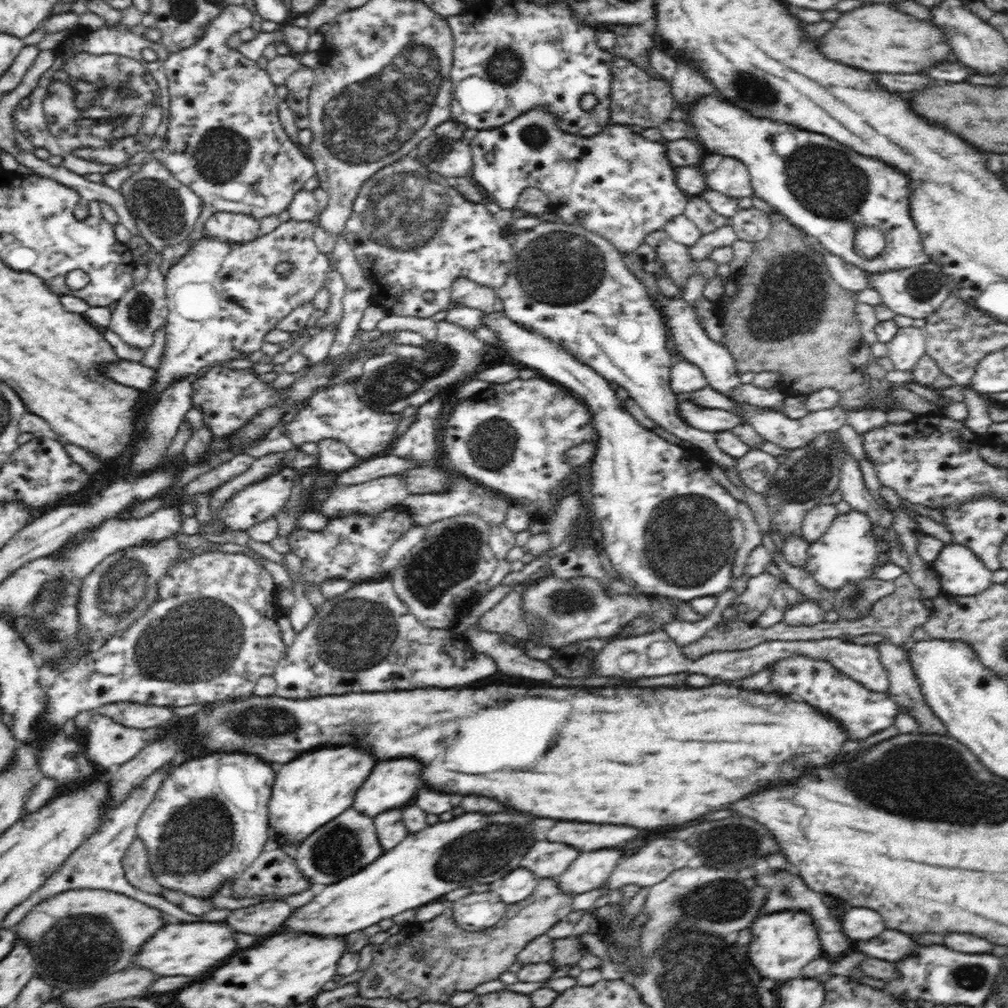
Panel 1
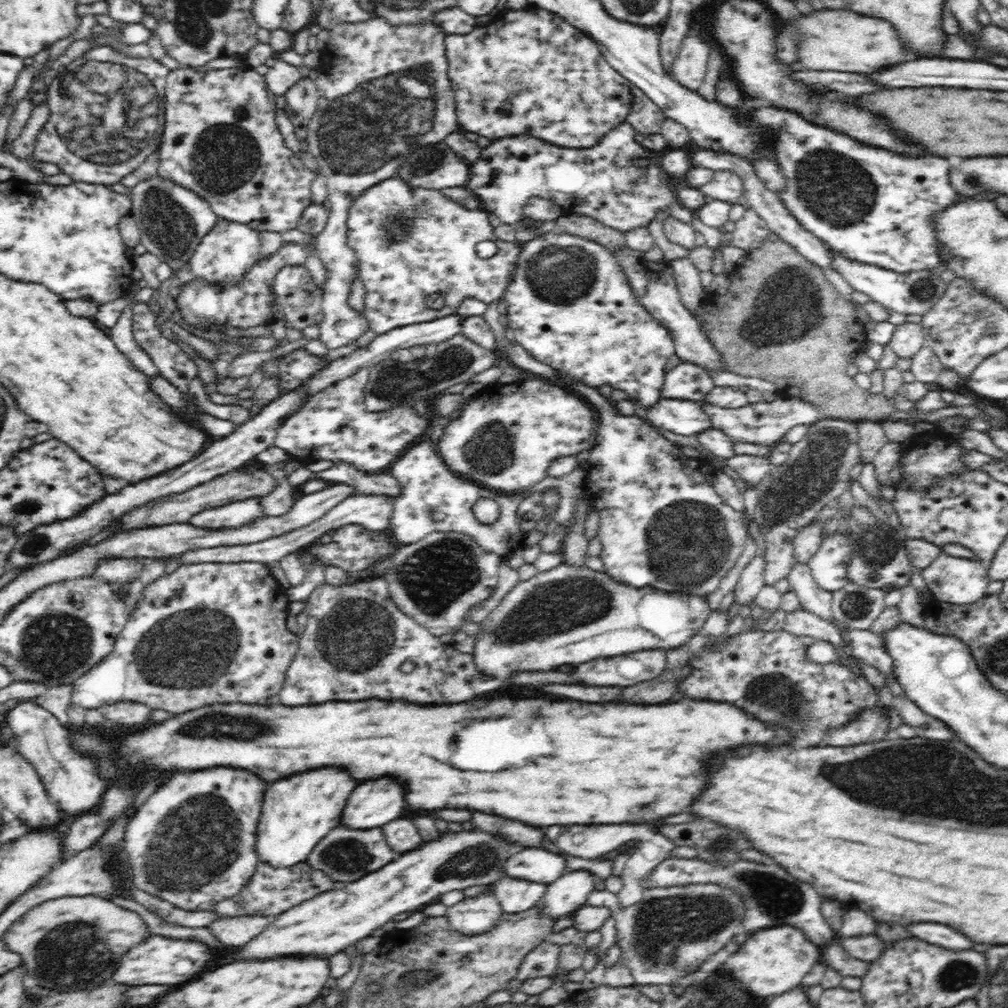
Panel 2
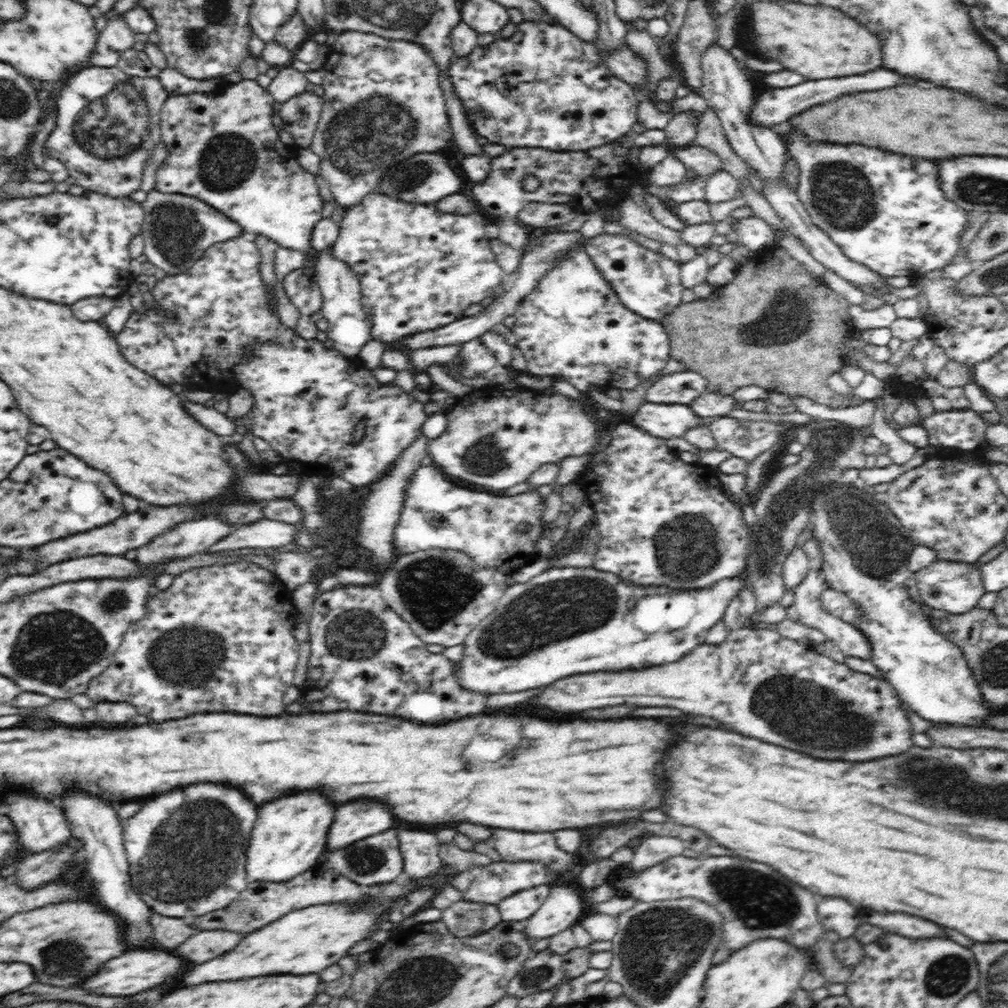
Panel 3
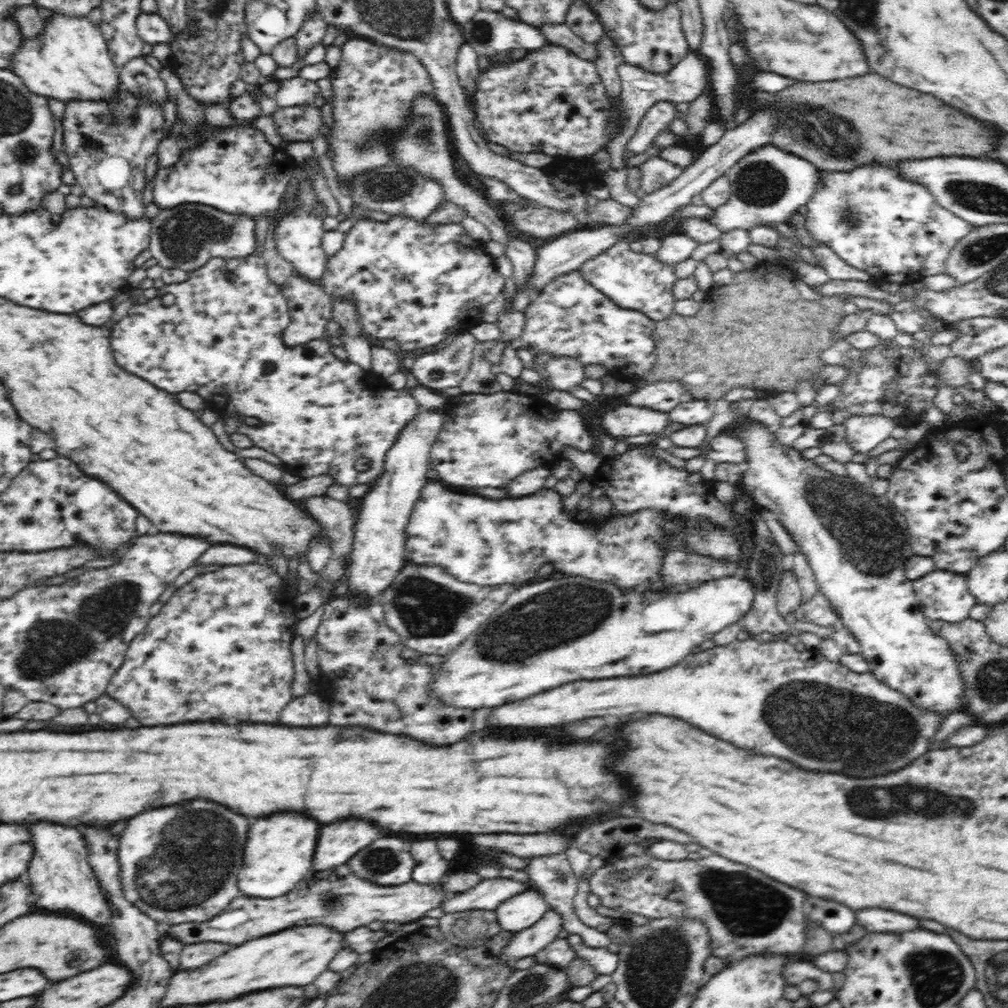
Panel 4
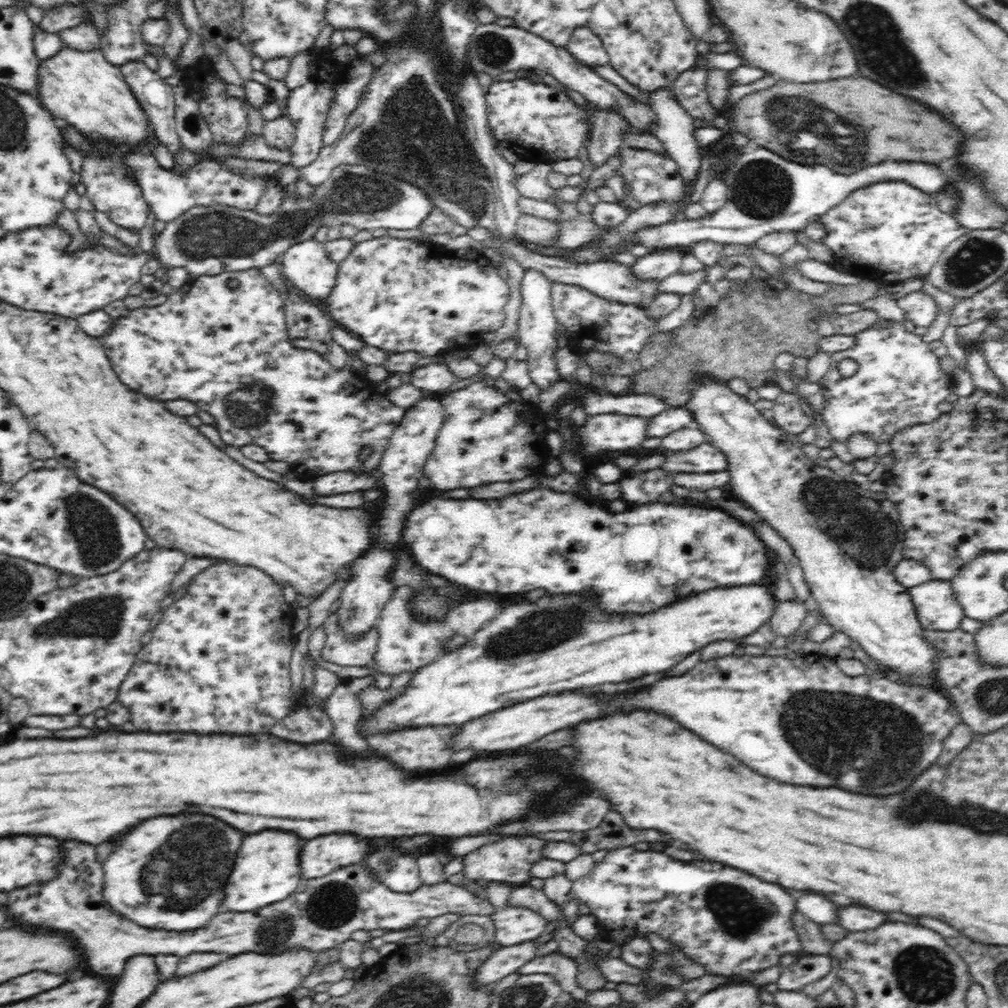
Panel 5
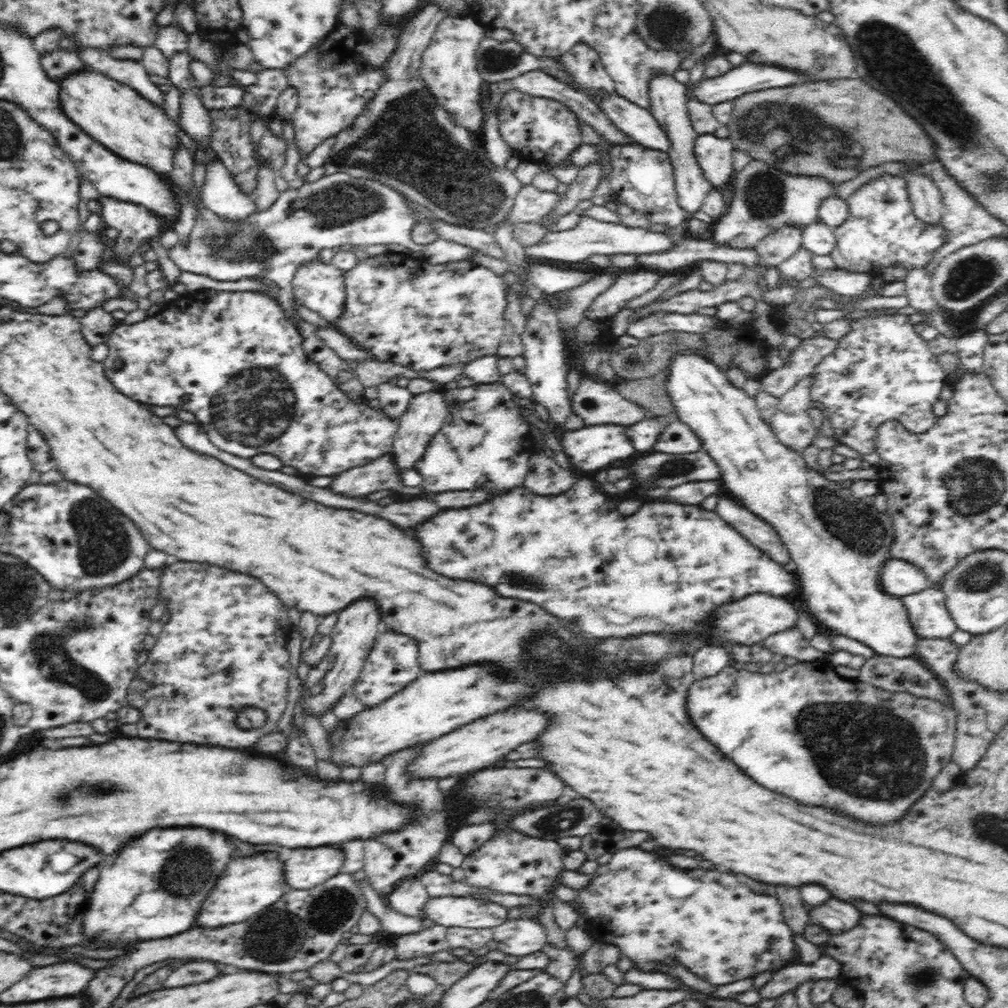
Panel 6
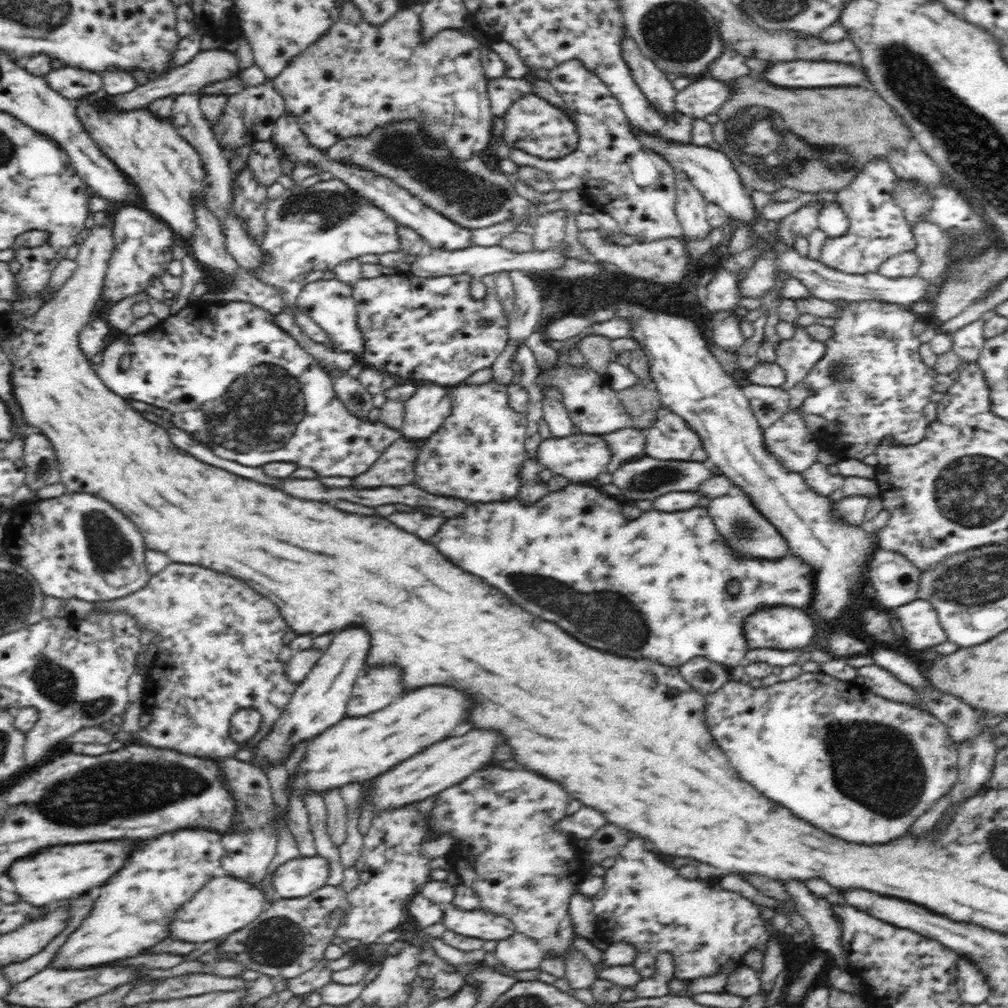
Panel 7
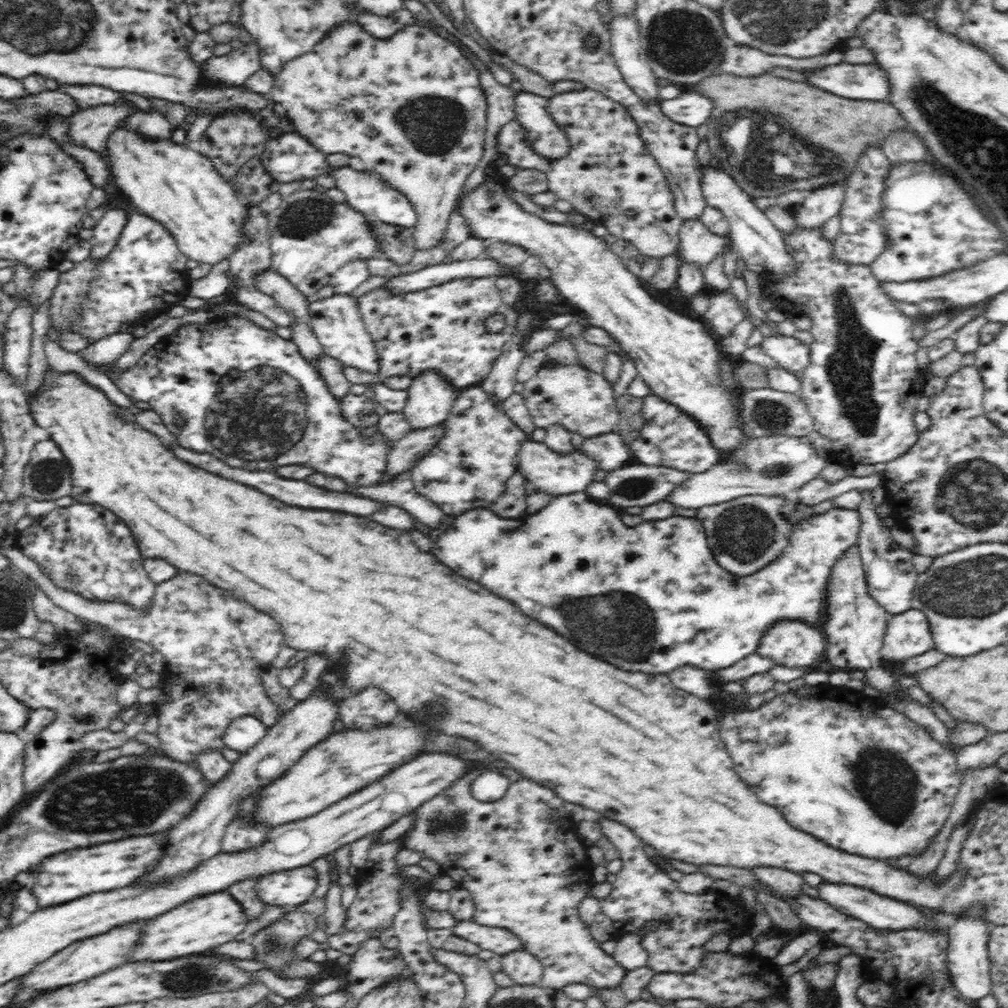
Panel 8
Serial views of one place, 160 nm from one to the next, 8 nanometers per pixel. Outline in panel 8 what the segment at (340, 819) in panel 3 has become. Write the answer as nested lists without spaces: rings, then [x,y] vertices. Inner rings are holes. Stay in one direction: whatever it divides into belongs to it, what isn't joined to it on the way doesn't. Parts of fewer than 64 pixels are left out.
[[[308,864],[262,877],[255,891],[265,905],[295,907],[306,903],[316,887],[317,872]]]

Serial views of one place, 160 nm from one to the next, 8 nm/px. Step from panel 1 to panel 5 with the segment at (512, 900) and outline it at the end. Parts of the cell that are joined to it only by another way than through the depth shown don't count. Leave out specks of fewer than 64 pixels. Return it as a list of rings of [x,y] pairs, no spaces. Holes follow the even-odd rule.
[[[513,902],[496,909],[491,919],[495,924],[495,942],[501,946],[522,944],[542,936],[547,920],[539,913],[526,907],[515,907]]]

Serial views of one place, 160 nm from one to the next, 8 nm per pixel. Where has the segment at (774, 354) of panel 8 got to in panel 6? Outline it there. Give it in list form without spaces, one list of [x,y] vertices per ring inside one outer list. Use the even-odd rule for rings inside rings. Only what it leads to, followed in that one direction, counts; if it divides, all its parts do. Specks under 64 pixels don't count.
[[[822,336],[801,340],[797,348],[790,353],[788,362],[768,371],[760,378],[761,388],[776,398],[784,396],[792,386],[799,384],[804,376],[813,374],[817,364],[832,354],[837,346],[838,340]]]

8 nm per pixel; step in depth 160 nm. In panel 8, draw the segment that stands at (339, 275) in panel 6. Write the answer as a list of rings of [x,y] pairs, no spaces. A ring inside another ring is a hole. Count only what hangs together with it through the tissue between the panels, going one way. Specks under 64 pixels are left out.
[[[334,294],[326,299],[311,299],[308,306],[310,324],[323,352],[339,360],[344,366],[352,366],[368,374],[378,374],[378,353],[370,333],[361,317],[357,300],[350,295]]]

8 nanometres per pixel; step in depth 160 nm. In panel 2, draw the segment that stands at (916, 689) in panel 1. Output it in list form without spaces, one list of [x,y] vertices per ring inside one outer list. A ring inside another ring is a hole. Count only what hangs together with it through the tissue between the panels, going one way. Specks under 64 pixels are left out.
[[[841,630],[844,642],[849,642],[850,652],[853,658],[857,658],[866,664],[876,667],[885,676],[894,675],[893,662],[885,649],[883,636],[869,630]]]

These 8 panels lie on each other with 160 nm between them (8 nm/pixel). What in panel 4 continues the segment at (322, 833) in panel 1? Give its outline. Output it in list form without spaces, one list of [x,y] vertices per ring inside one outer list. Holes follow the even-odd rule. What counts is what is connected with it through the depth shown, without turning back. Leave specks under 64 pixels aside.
[[[378,837],[374,842],[372,842],[372,846],[368,845],[366,848],[360,850],[358,854],[354,854],[354,856],[350,858],[350,862],[346,862],[346,864],[350,865],[352,873],[356,876],[382,886],[398,886],[410,882],[412,881],[412,870],[414,870],[414,859],[410,852],[410,842],[400,840],[400,838]]]

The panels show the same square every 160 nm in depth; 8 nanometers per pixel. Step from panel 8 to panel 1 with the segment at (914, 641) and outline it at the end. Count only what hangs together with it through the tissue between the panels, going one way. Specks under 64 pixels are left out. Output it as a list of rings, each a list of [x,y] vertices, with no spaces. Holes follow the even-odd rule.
[[[956,542],[945,545],[930,565],[939,574],[942,592],[947,594],[972,596],[992,585],[993,571],[972,550]]]

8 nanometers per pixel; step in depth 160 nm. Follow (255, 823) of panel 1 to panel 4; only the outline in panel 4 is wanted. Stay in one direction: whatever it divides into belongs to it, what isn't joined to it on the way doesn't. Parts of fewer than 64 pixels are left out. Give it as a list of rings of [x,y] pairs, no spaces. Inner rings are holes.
[[[204,800],[134,816],[118,836],[119,879],[124,898],[152,920],[164,924],[206,922],[214,918],[240,895],[237,874],[243,865],[242,850],[248,828],[248,818],[230,812],[222,804]],[[164,882],[174,884],[180,894],[156,894]]]

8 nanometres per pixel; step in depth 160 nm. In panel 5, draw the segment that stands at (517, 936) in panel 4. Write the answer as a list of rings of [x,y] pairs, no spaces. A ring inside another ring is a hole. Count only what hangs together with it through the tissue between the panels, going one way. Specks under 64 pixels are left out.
[[[528,940],[522,944],[501,946],[496,949],[475,971],[474,987],[486,989],[506,976],[517,973],[518,968],[537,956],[538,948],[542,944],[542,942],[540,944],[535,940]]]

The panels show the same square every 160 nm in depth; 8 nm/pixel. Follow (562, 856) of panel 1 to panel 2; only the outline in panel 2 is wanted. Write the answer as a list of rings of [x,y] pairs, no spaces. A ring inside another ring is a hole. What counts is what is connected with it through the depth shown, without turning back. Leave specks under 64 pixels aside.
[[[534,848],[534,850],[522,850],[518,854],[511,856],[510,862],[506,862],[503,866],[503,874],[510,878],[523,878],[530,882],[539,882],[540,884],[549,885],[556,879],[560,878],[566,870],[566,861],[561,855],[556,856],[555,853],[545,848]]]

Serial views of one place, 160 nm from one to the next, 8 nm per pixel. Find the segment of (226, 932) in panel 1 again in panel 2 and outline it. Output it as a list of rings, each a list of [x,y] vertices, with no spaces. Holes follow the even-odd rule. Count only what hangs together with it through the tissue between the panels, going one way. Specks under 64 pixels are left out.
[[[150,936],[140,946],[134,946],[120,958],[120,966],[116,968],[112,982],[114,984],[126,984],[126,986],[144,986],[144,984],[180,984],[186,980],[192,980],[198,972],[208,966],[212,950],[202,942],[184,942],[184,940],[170,940],[164,936]]]

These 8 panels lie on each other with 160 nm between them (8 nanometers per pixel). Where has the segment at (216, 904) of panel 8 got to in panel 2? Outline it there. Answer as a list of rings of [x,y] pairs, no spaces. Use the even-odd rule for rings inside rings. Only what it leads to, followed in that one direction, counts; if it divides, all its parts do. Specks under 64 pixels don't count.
[[[318,768],[268,786],[255,832],[255,851],[259,860],[276,868],[288,868],[298,862],[306,862],[314,846],[332,828],[341,824],[342,810],[354,788],[356,782],[350,780],[348,772],[340,768]]]

